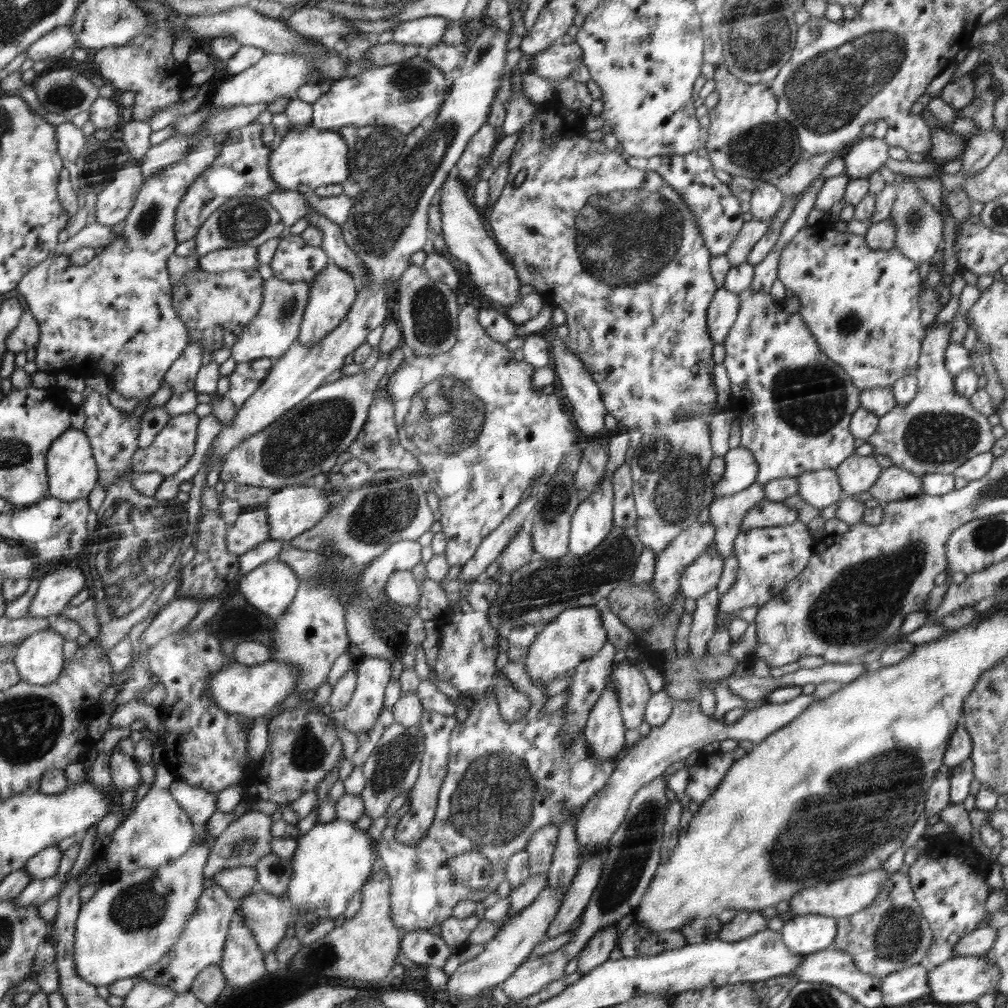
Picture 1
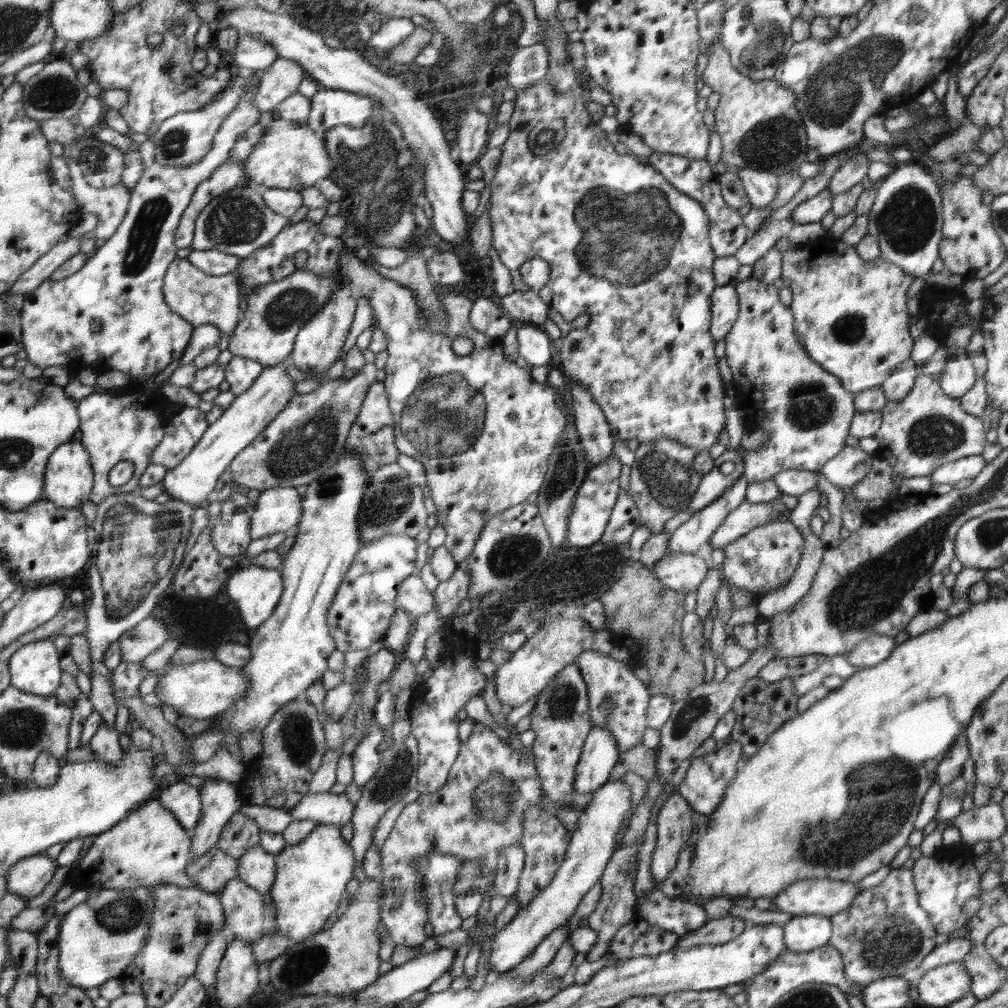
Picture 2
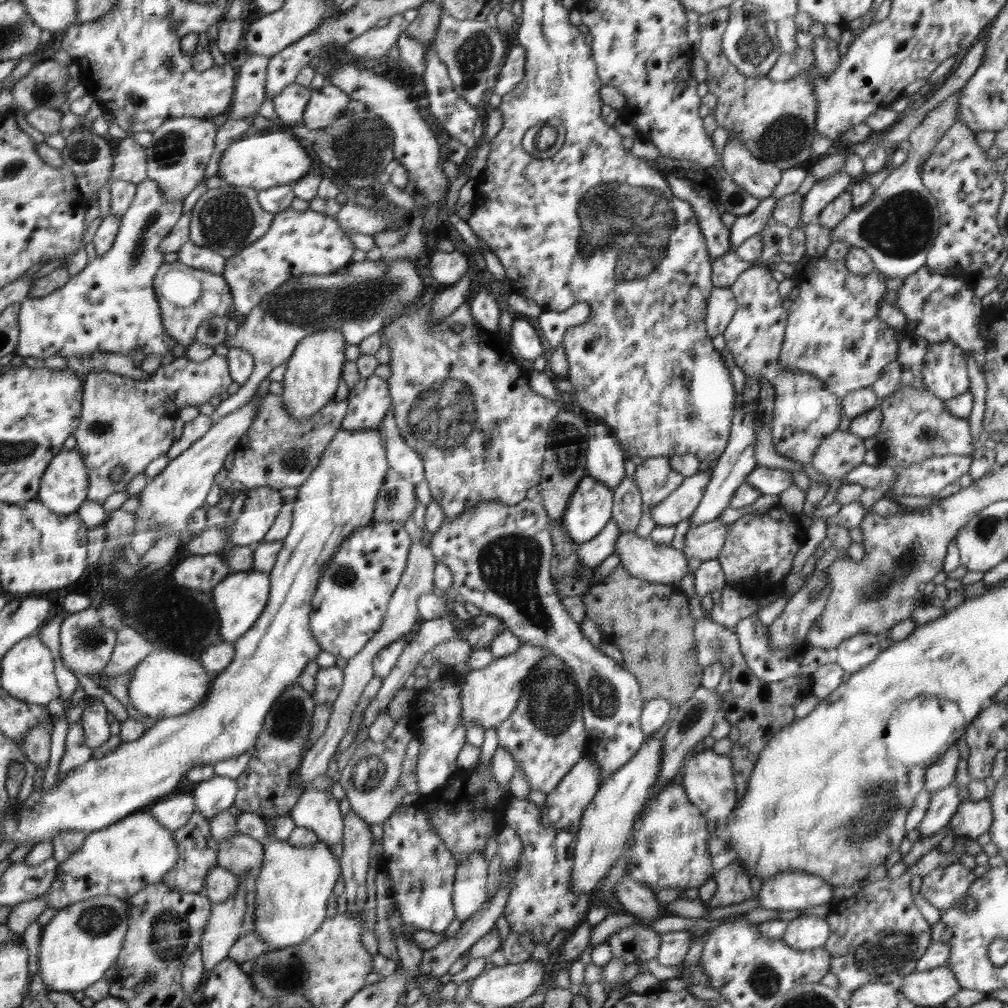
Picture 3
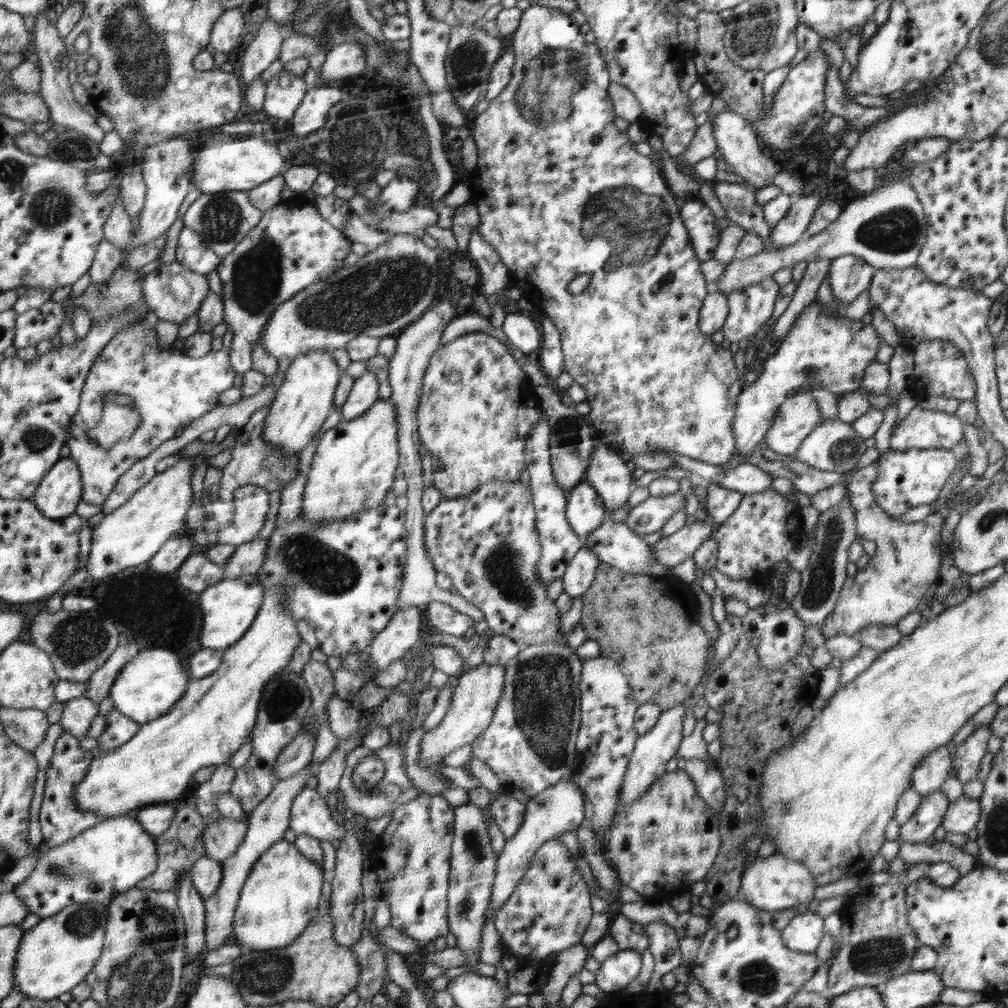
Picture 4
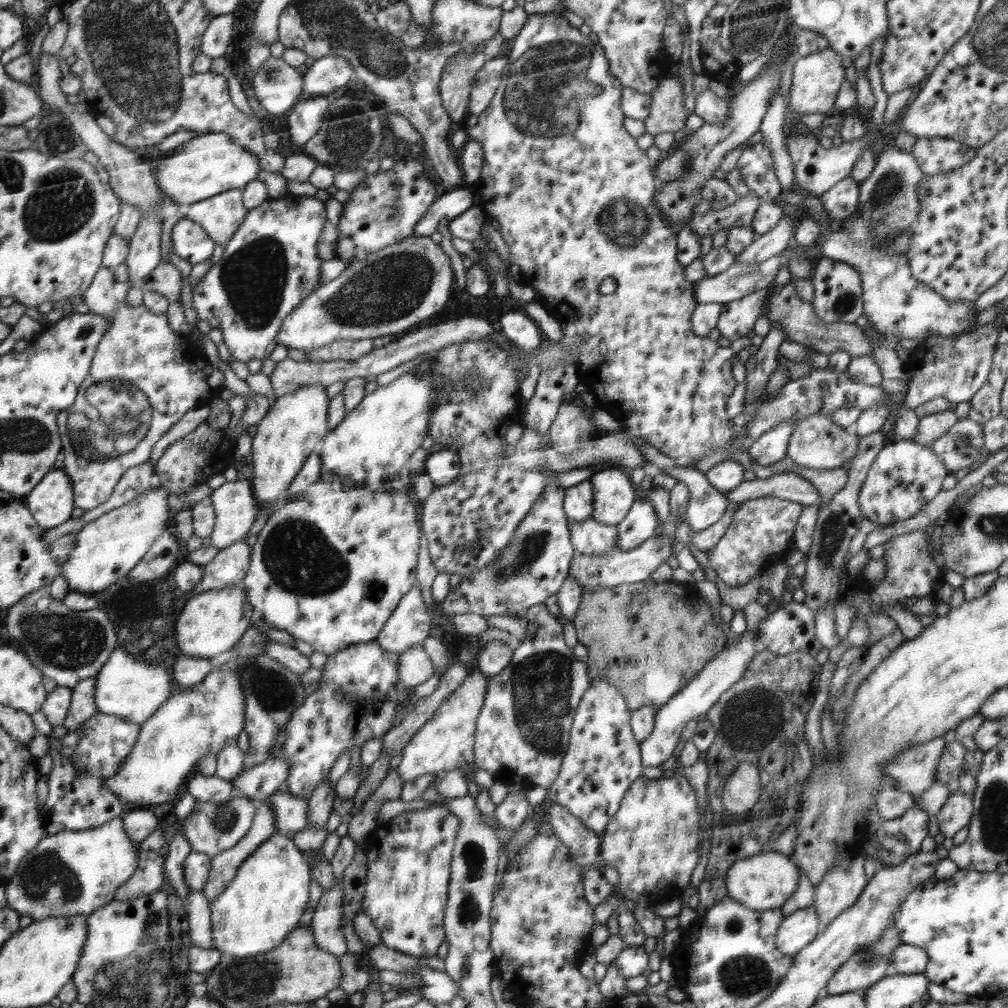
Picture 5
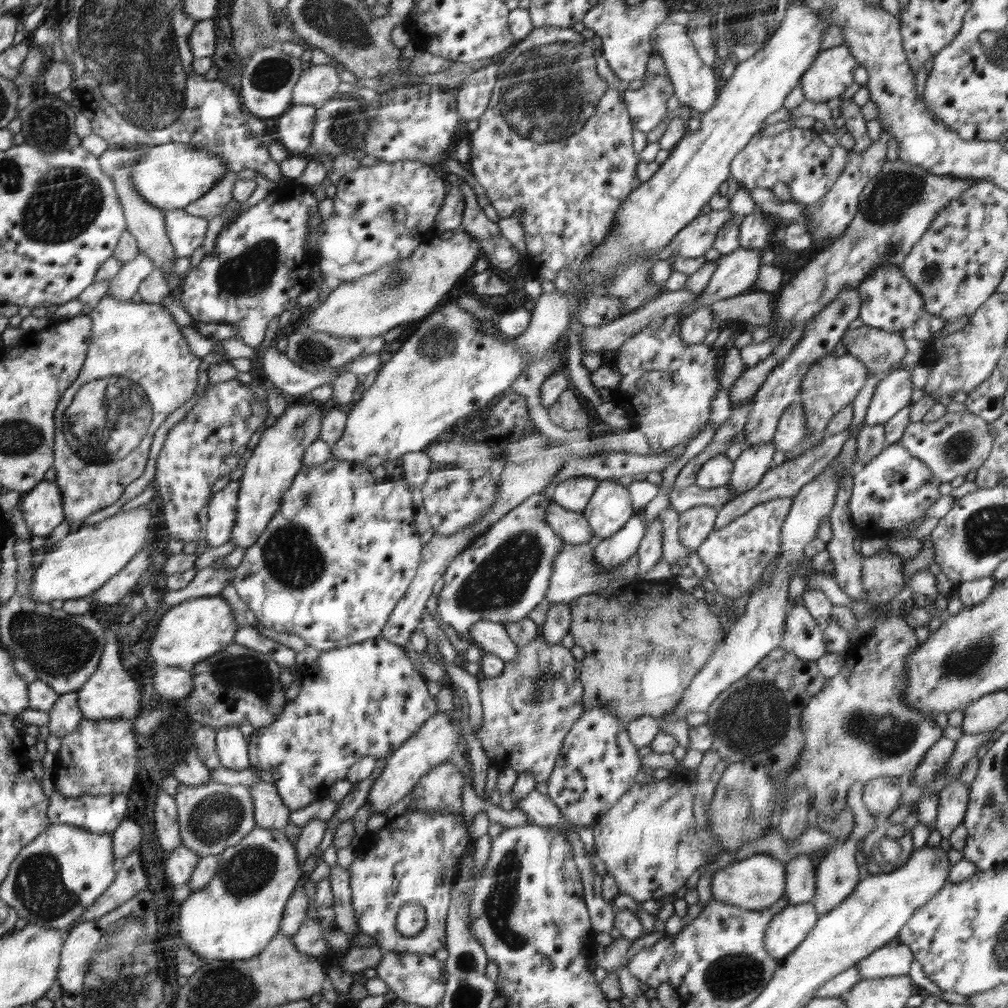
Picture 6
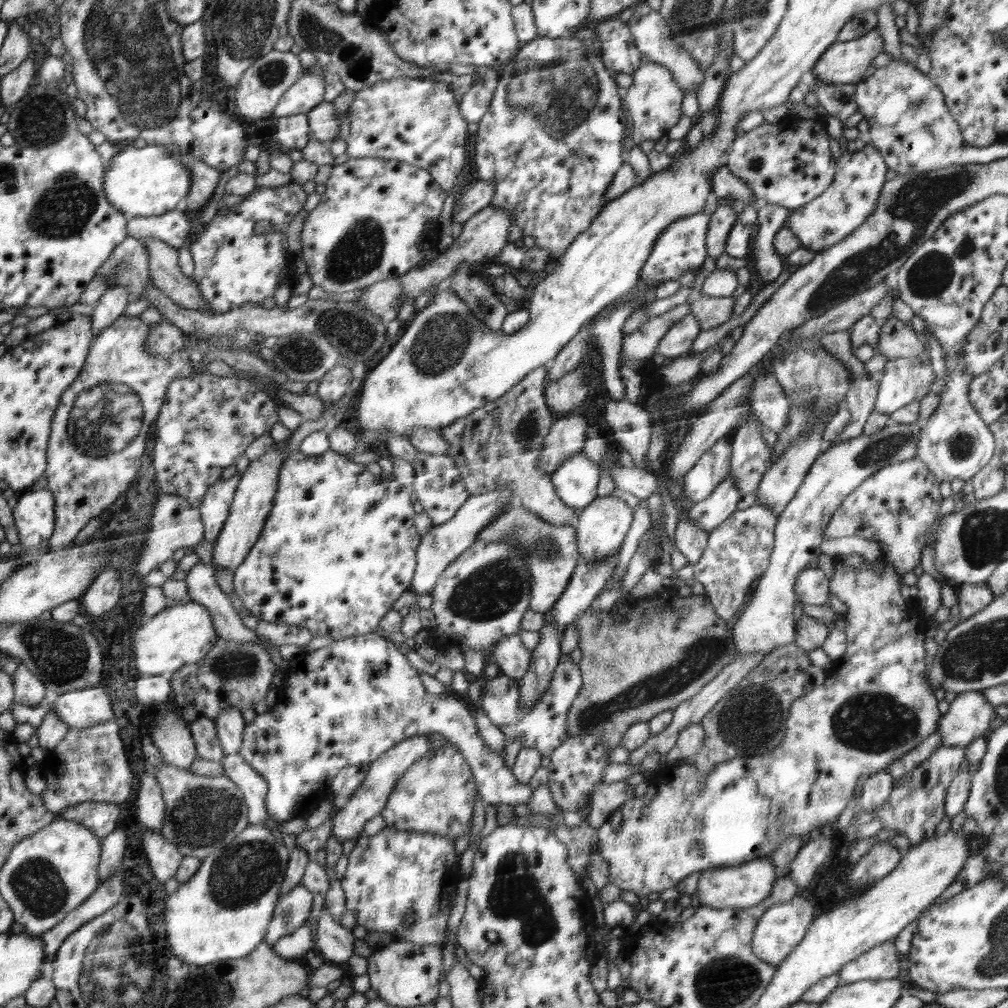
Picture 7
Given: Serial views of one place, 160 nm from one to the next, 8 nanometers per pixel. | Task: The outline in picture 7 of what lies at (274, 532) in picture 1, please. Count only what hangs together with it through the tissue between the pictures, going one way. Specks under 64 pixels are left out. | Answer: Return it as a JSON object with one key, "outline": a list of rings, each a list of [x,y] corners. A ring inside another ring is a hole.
{"outline":[[[237,474],[229,480],[217,482],[202,501],[200,512],[202,522],[205,522],[205,537],[208,542],[216,542],[221,530],[225,528],[240,481],[241,476]]]}

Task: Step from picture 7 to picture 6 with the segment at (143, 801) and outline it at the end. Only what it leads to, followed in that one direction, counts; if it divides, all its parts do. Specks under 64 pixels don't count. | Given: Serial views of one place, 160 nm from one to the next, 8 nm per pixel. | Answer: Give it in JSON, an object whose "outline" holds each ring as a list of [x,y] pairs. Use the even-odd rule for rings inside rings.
{"outline":[[[160,789],[154,799],[154,826],[165,854],[169,855],[174,847],[182,845],[175,799],[164,789]]]}

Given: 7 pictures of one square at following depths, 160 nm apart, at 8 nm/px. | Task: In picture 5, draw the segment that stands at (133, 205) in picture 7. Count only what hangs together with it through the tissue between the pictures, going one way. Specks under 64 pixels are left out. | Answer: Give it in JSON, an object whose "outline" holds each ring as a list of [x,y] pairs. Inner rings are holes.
{"outline":[[[226,133],[198,135],[177,146],[172,154],[155,163],[157,187],[174,203],[183,207],[224,193],[225,190],[243,188],[262,171],[257,156],[233,141]]]}

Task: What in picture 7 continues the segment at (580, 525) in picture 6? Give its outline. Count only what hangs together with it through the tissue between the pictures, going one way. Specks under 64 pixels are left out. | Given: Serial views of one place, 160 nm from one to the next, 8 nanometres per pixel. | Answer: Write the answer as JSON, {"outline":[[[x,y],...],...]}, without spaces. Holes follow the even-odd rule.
{"outline":[[[544,364],[531,370],[500,398],[495,398],[468,417],[440,429],[440,435],[450,445],[445,456],[454,461],[470,495],[508,489],[514,493],[514,504],[521,505],[552,526],[568,526],[571,520],[576,520],[572,518],[576,516],[575,510],[561,502],[550,477],[538,466],[544,439],[554,424],[544,394],[548,367],[549,364]]]}

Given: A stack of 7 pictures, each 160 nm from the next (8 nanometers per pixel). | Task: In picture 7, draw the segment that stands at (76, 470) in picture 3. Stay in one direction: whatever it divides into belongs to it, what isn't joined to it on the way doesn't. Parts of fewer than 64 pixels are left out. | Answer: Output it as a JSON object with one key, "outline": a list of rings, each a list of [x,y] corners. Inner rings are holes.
{"outline":[[[47,488],[42,490],[30,491],[19,494],[18,506],[13,511],[15,527],[18,533],[18,538],[21,546],[38,546],[44,540],[48,540],[55,527],[55,503],[54,495]]]}

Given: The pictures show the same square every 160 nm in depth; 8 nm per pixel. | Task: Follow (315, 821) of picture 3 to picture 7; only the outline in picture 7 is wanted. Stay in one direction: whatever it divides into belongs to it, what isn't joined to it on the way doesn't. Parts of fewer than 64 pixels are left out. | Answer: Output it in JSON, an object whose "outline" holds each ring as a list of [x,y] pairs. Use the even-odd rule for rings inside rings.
{"outline":[[[239,753],[225,755],[220,761],[223,766],[223,774],[237,783],[237,787],[245,797],[245,803],[249,807],[249,824],[260,825],[270,820],[265,805],[268,783],[264,778]]]}

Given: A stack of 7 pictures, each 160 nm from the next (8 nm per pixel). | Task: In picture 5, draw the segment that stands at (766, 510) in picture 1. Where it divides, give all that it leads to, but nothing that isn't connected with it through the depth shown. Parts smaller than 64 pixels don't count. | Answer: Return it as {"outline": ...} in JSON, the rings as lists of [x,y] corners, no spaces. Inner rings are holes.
{"outline":[[[665,535],[663,538],[650,537],[640,546],[632,550],[612,549],[606,554],[600,556],[592,556],[590,554],[575,555],[567,577],[577,580],[583,590],[594,590],[603,586],[610,588],[620,584],[632,584],[646,579],[650,579],[652,574],[662,564],[666,564],[666,560],[670,556],[675,556],[670,545],[670,539]]]}

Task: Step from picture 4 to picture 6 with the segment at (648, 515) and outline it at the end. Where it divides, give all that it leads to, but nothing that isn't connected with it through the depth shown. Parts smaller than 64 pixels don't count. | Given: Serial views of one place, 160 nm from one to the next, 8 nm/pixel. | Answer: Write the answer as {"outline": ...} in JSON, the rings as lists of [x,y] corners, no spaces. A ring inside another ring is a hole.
{"outline":[[[636,511],[616,534],[597,543],[594,549],[596,565],[602,571],[614,571],[626,559],[630,559],[637,553],[637,548],[645,532],[644,515],[640,511]]]}

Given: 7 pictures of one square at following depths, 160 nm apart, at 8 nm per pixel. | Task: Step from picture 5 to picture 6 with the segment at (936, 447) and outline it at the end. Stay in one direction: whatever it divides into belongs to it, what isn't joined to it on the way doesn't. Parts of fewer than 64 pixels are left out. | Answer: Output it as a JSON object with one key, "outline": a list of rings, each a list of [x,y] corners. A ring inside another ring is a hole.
{"outline":[[[970,411],[946,413],[932,423],[910,423],[904,430],[902,446],[910,455],[920,459],[941,483],[950,483],[956,476],[966,476],[972,470],[986,463],[992,451],[992,436],[988,432],[988,423]]]}

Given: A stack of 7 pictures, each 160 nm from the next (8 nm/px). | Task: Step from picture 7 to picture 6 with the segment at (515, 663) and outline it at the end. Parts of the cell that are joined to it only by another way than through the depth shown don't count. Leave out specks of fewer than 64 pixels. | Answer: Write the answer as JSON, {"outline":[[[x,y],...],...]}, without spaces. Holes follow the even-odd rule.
{"outline":[[[482,620],[467,633],[467,637],[483,648],[483,651],[498,656],[505,663],[518,656],[519,647],[512,642],[505,625]]]}

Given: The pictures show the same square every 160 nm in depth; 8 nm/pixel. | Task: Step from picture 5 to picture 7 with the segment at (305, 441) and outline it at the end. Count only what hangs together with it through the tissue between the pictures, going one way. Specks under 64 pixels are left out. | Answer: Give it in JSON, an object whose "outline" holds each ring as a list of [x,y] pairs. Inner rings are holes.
{"outline":[[[291,434],[286,440],[275,442],[263,456],[257,460],[250,461],[248,470],[241,476],[240,484],[237,486],[236,497],[233,499],[232,512],[225,522],[225,528],[221,530],[220,536],[213,543],[212,565],[220,569],[230,569],[234,572],[245,562],[252,552],[258,537],[261,536],[265,522],[272,512],[274,501],[277,498],[278,482],[282,466],[286,464],[286,458],[292,454],[286,450]]]}

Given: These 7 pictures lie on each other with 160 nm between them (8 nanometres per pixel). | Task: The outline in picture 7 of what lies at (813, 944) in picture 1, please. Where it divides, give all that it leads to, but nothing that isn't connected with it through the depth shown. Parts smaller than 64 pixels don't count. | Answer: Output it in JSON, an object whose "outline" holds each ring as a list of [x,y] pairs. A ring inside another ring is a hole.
{"outline":[[[800,895],[789,902],[779,903],[766,910],[756,924],[752,938],[752,953],[758,959],[777,967],[804,939],[814,920],[814,906]]]}

